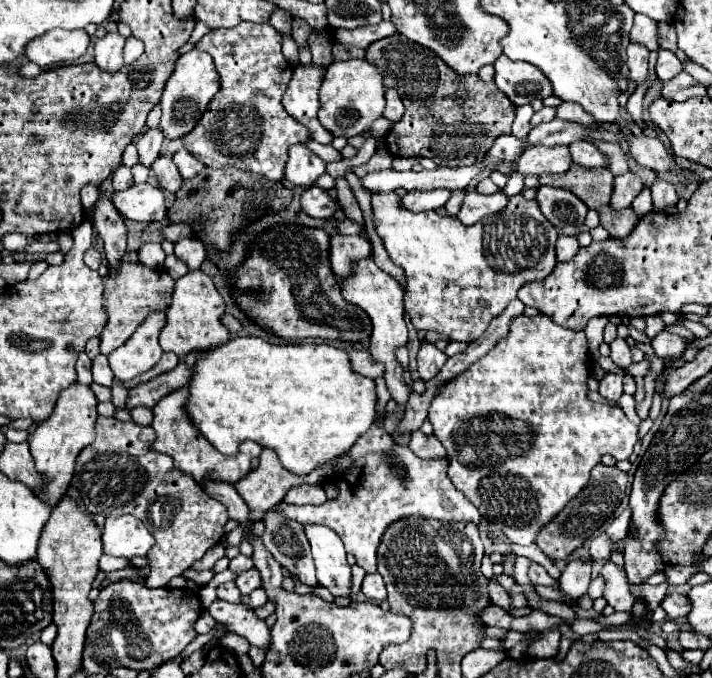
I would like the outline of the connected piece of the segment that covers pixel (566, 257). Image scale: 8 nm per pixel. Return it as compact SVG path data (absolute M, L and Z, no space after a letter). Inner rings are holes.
M560 235L558 237L556 255L558 255L558 261L560 263L570 261L578 253L578 249L580 249L580 245L578 245L578 239L576 237L566 237L566 235Z

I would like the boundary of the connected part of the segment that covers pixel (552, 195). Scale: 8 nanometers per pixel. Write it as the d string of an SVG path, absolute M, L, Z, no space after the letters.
M546 185L538 187L536 201L544 217L556 229L562 229L566 225L574 225L574 227L584 225L588 207L584 201L580 201L576 195L572 195L566 189L556 189L556 187L546 187Z

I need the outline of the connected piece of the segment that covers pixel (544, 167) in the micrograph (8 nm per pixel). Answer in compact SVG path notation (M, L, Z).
M534 145L520 155L516 163L516 171L522 177L542 175L542 173L566 173L570 169L570 163L572 163L572 157L564 145L560 147Z

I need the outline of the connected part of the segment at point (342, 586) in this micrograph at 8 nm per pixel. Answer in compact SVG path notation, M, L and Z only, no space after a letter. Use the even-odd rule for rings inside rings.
M306 525L306 535L312 545L318 583L324 585L334 597L350 597L352 569L346 561L342 541L330 527Z

